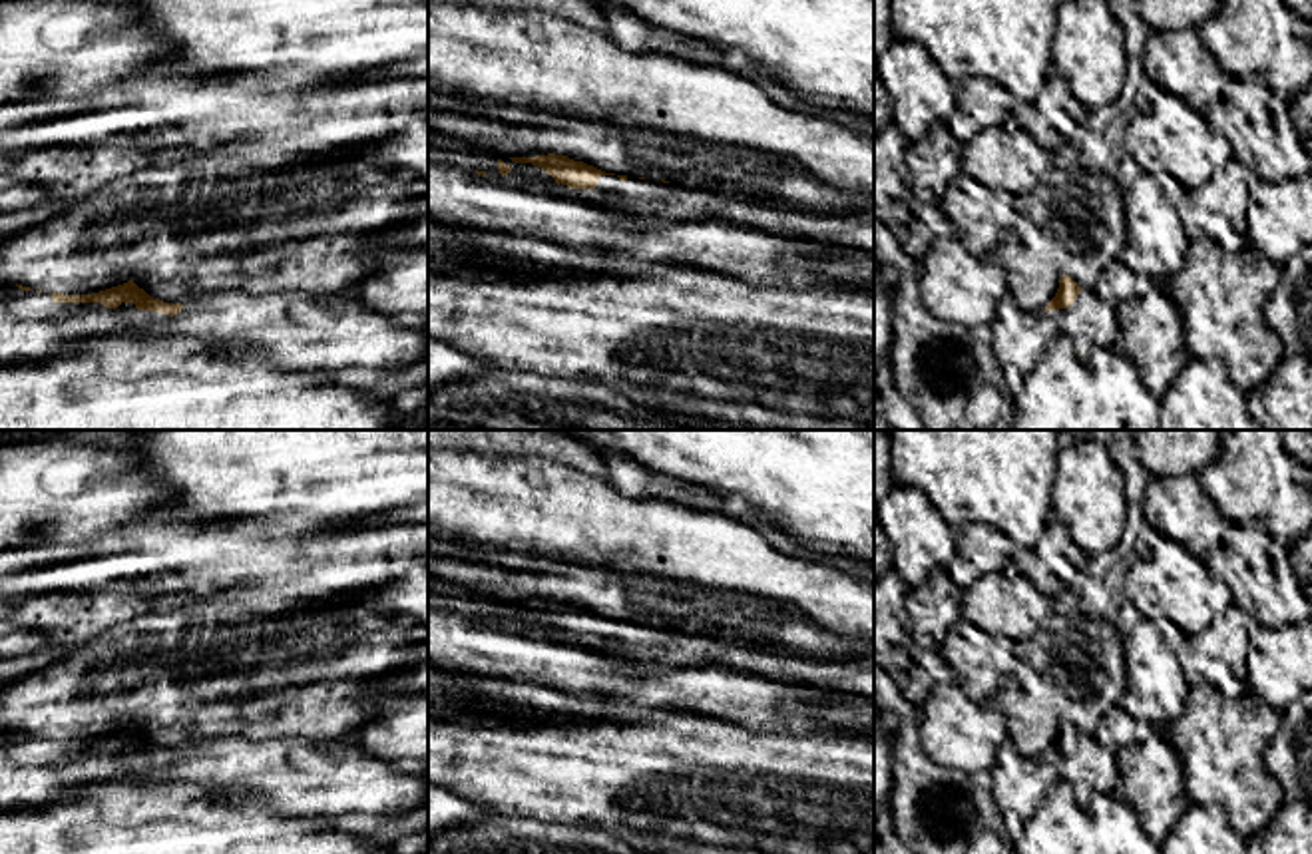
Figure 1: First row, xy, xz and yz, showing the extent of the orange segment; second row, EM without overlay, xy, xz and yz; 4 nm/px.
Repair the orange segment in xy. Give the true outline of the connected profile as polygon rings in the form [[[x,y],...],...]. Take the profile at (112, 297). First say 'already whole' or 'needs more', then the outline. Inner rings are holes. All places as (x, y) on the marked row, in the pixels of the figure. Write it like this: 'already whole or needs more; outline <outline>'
needs more; outline [[[133,281],[92,293],[42,293],[16,285],[0,295],[0,362],[50,358],[92,338],[179,315],[181,303],[149,297]]]

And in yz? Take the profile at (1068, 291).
needs more; outline [[[1061,275],[1055,297],[1045,311],[1071,338],[1075,354],[1089,360],[1097,348],[1113,348],[1117,338],[1115,307],[1101,301],[1097,293],[1083,291],[1069,275]]]

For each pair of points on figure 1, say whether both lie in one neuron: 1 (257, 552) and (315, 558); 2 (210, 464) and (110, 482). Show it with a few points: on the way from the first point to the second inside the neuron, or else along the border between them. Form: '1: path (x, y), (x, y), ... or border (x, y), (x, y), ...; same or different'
1: path (271, 552), (301, 552); same
2: border (128, 450), (176, 494), (166, 514); different

